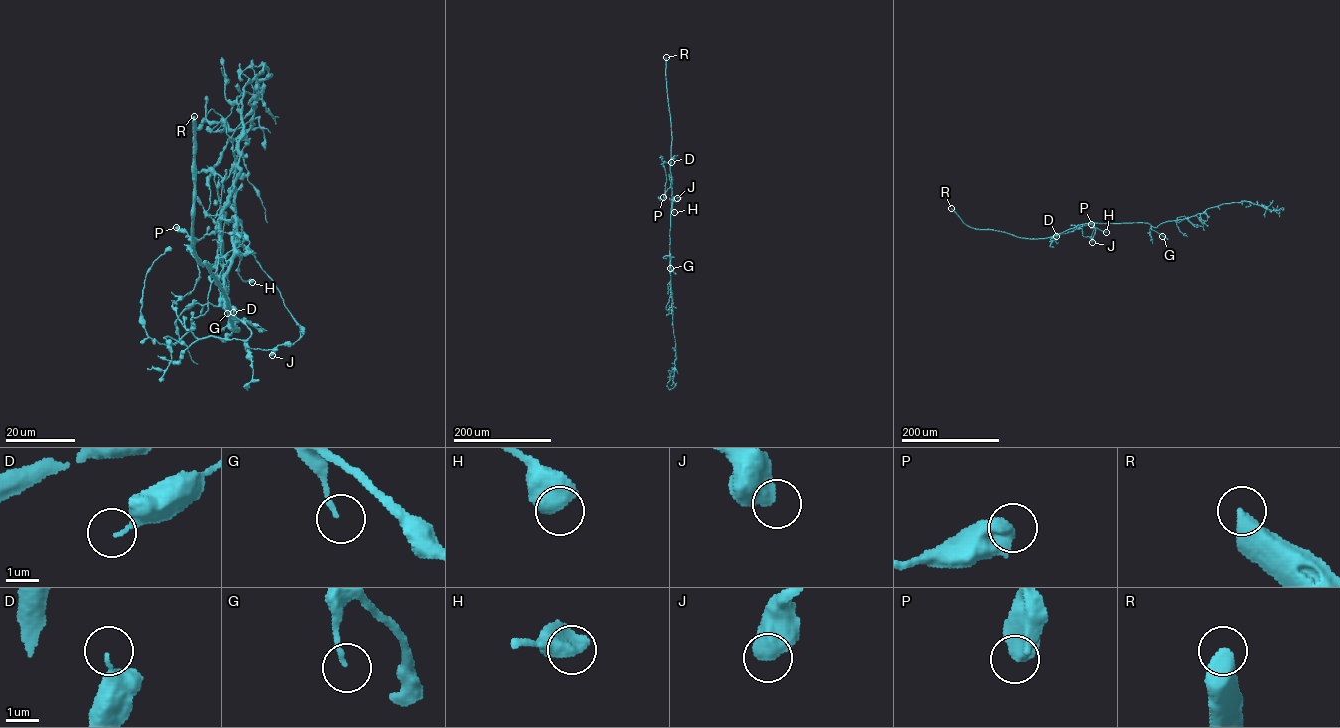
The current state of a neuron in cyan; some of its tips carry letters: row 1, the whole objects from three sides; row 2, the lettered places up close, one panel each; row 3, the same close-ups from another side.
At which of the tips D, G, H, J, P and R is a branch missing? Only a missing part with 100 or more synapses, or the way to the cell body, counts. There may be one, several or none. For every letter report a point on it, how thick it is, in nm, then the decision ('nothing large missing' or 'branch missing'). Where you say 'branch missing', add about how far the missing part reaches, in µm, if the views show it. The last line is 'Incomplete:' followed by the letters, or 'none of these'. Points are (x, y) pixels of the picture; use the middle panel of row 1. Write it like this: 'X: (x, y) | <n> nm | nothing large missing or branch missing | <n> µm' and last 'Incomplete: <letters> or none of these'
D: (671, 162) | 190 nm | nothing large missing
G: (670, 268) | 110 nm | nothing large missing
H: (674, 212) | 700 nm | nothing large missing
J: (677, 198) | 600 nm | nothing large missing
P: (663, 197) | 700 nm | nothing large missing
R: (666, 57) | 500 nm | branch missing | 350 µm
Incomplete: R

